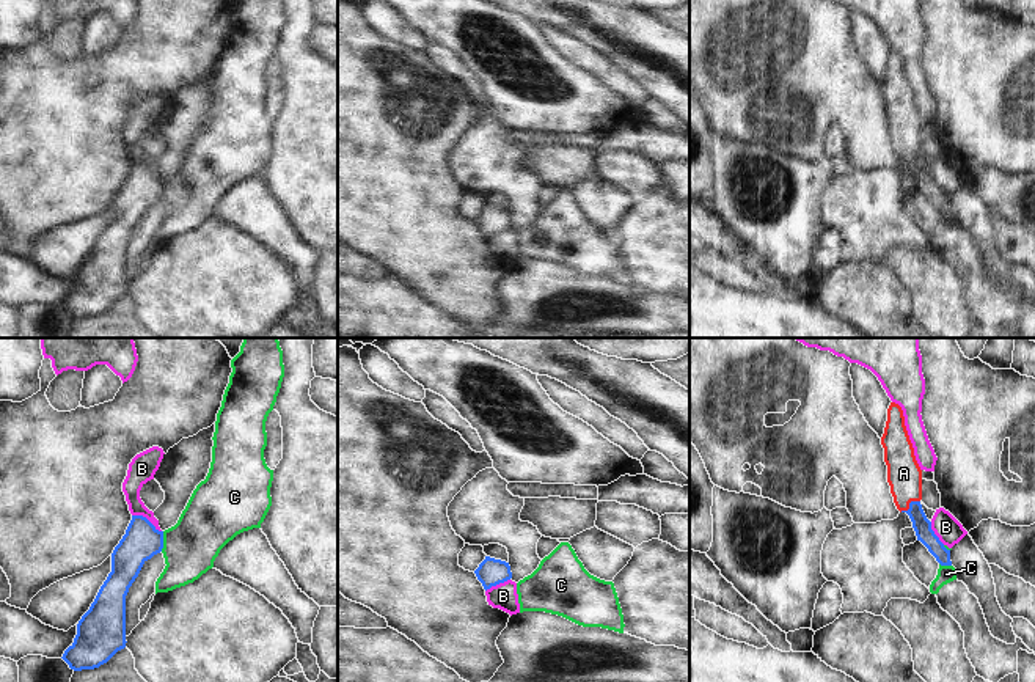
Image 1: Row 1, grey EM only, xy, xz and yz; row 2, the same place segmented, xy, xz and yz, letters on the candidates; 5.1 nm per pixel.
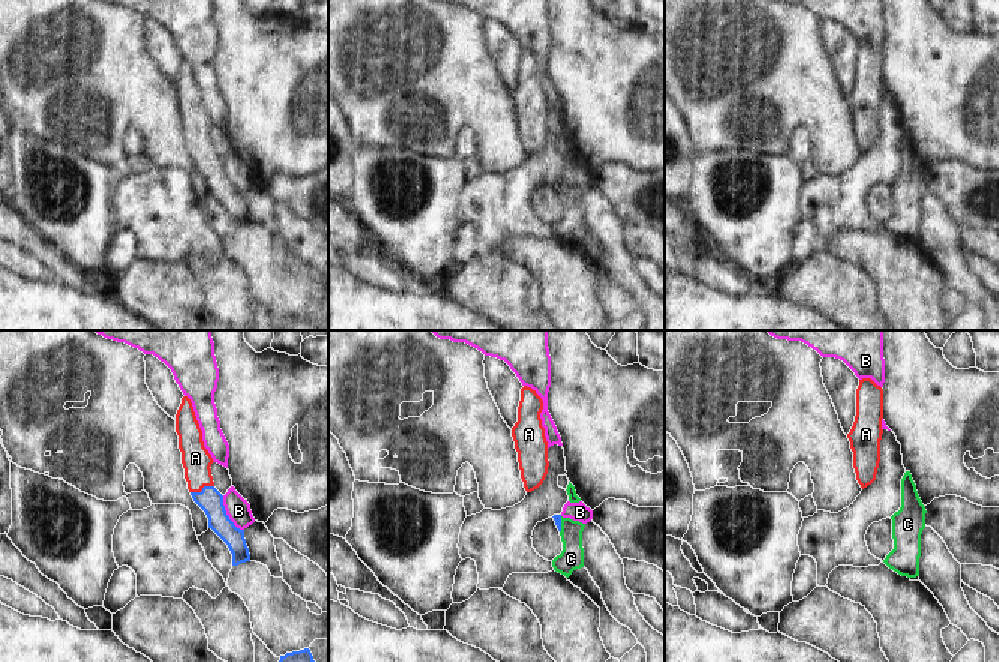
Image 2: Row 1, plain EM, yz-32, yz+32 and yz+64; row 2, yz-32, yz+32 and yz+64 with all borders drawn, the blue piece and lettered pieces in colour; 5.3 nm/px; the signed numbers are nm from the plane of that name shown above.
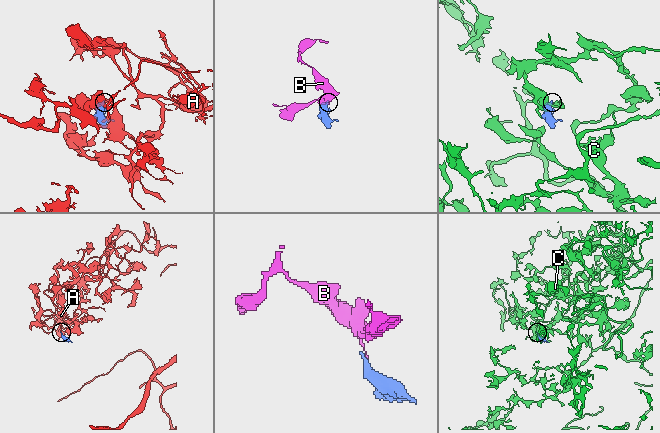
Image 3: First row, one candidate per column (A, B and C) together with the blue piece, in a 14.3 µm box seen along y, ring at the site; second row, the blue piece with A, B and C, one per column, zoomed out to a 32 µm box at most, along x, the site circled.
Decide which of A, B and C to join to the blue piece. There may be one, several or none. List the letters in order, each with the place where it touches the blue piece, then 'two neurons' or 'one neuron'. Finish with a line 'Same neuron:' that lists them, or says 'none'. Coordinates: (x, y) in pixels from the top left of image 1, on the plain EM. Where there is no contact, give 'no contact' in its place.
A: yz (910, 153) | one neuron
B: xy (145, 165) | two neurons
C: xy (162, 189) | two neurons
Same neuron: A

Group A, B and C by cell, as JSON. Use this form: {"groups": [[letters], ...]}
{"groups": [["A"], ["B"], ["C"]]}

